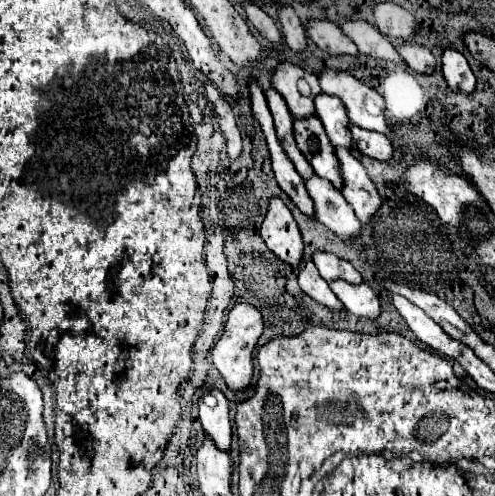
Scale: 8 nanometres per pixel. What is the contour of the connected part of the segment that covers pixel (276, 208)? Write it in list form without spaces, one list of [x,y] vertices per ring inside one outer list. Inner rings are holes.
[[[276,197],[270,199],[268,213],[260,227],[260,235],[276,257],[280,257],[290,265],[300,263],[302,249],[304,249],[302,237],[290,209],[284,205],[282,199]]]

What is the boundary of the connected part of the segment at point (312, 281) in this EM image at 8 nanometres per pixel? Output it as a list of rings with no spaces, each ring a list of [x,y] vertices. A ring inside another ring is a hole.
[[[312,261],[304,263],[300,267],[300,273],[298,273],[298,285],[300,289],[310,295],[314,301],[326,305],[326,307],[332,307],[332,309],[344,309],[344,305],[340,303],[340,299],[330,291],[328,283],[320,277],[316,265]]]

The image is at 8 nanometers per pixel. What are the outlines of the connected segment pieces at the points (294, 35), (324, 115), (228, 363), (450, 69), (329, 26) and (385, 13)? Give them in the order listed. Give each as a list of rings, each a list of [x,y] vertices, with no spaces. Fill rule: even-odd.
[[[276,5],[276,9],[278,9],[278,21],[282,25],[282,33],[286,37],[288,47],[294,51],[302,51],[306,47],[306,35],[298,15],[290,5]]]
[[[320,93],[318,99],[314,99],[316,105],[316,115],[320,117],[328,139],[332,145],[340,145],[340,147],[350,147],[352,145],[352,137],[348,131],[348,117],[346,117],[346,109],[342,105],[342,101],[338,97],[330,97],[326,93]]]
[[[238,303],[228,313],[228,321],[226,321],[226,327],[224,327],[224,335],[220,337],[220,341],[212,349],[212,363],[216,365],[216,369],[220,371],[220,375],[224,377],[224,381],[226,381],[226,385],[230,389],[244,389],[250,383],[254,347],[256,347],[258,337],[262,335],[262,329],[264,329],[262,315],[250,303]]]
[[[448,45],[442,47],[442,71],[444,71],[444,79],[448,81],[448,87],[452,91],[462,91],[462,93],[474,91],[476,77],[472,73],[466,57]]]
[[[308,19],[306,35],[328,55],[358,55],[352,39],[348,39],[338,25],[320,19]]]
[[[380,3],[374,7],[374,25],[382,35],[404,41],[410,41],[416,29],[414,17],[394,3]]]

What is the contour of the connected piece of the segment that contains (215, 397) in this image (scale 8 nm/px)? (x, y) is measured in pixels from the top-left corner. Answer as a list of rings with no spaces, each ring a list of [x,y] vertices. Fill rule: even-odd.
[[[218,389],[204,391],[198,399],[198,411],[206,435],[210,435],[220,449],[228,451],[232,441],[232,425],[228,417],[228,399],[224,393]]]

